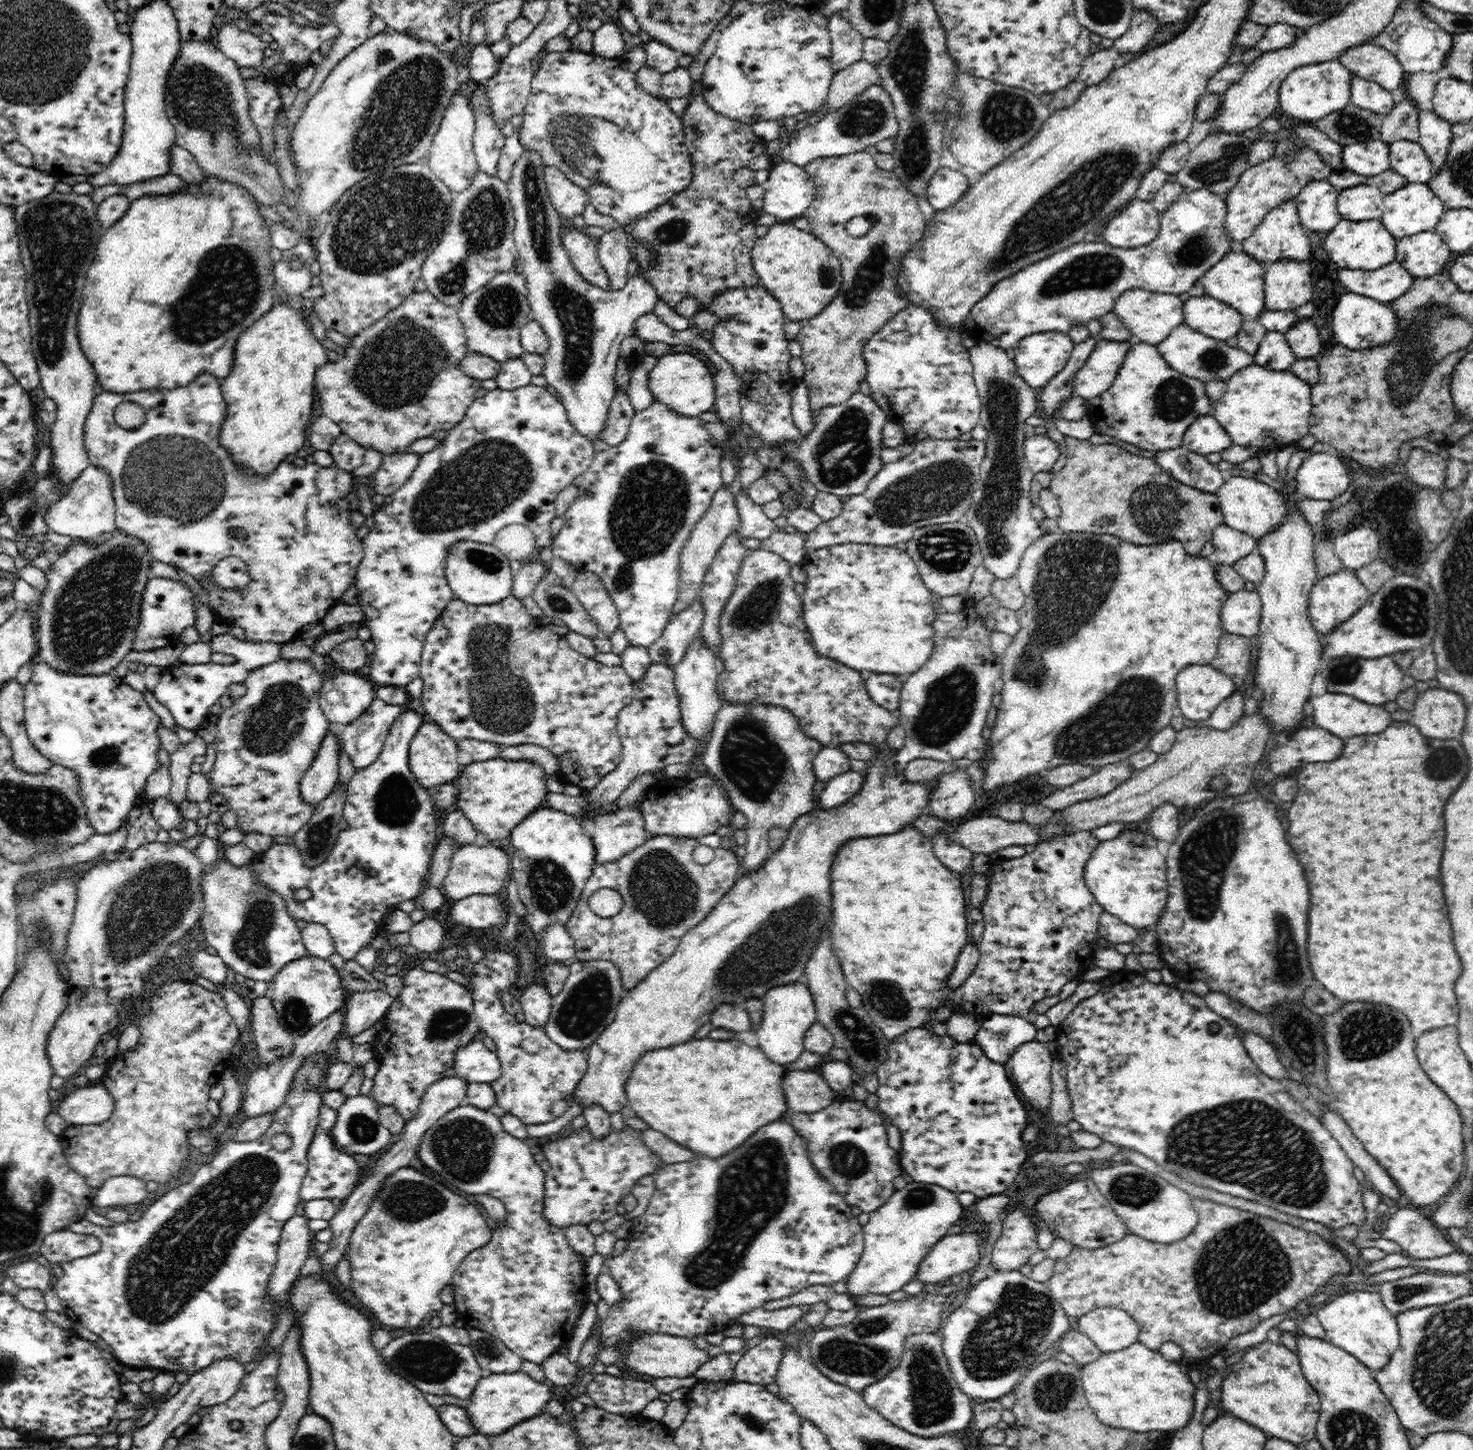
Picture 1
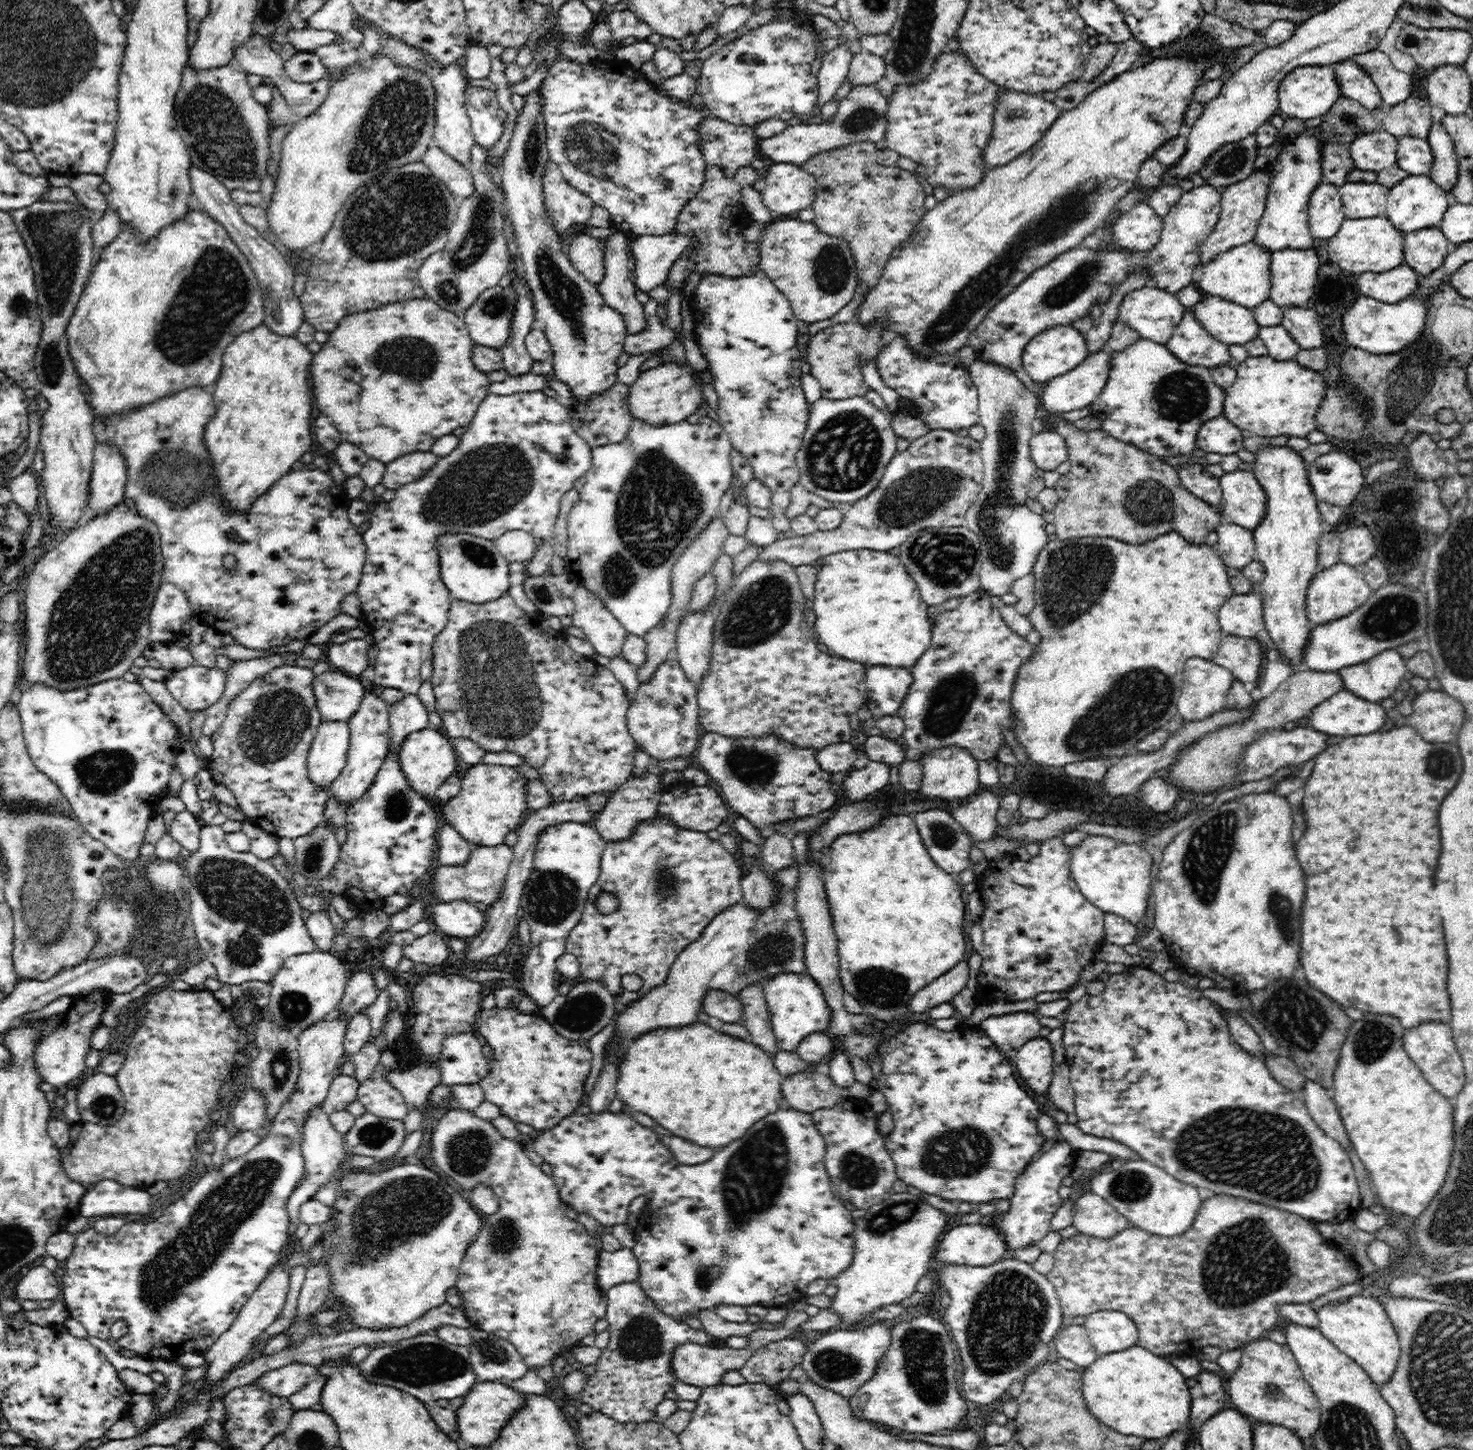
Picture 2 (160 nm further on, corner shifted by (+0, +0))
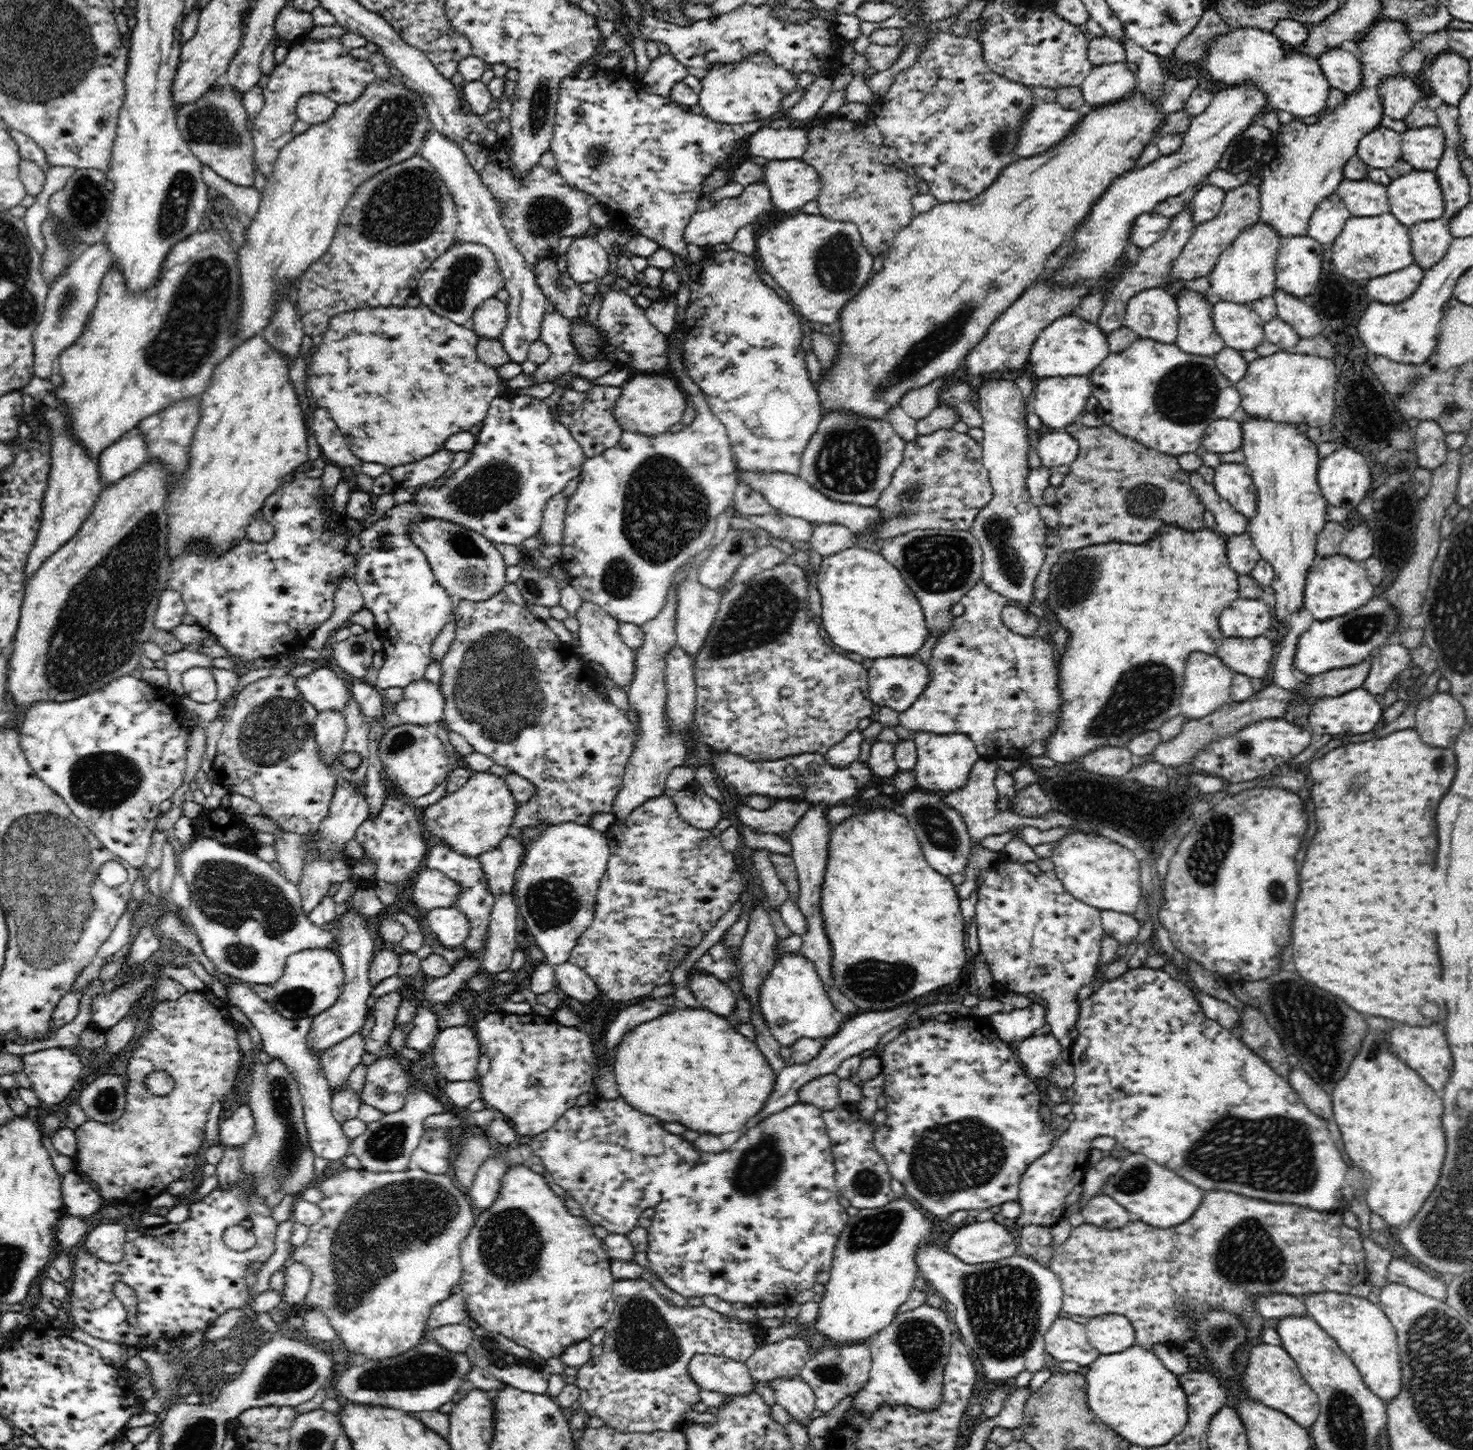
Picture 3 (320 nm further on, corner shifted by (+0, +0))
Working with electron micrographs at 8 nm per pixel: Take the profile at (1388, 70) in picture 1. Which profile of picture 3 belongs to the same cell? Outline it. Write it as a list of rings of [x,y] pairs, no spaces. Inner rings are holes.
[[[1390,76],[1380,86],[1378,92],[1382,97],[1384,114],[1394,120],[1407,118],[1412,106],[1422,98],[1420,89],[1409,76]]]

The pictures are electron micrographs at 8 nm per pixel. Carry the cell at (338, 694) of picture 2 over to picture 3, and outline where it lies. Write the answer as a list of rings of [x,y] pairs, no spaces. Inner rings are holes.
[[[318,667],[307,676],[296,679],[297,689],[306,702],[317,711],[334,710],[343,712],[352,697],[351,685],[337,672],[328,667]]]

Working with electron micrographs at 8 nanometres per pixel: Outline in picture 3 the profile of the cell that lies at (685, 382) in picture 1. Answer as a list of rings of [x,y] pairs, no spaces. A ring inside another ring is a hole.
[[[670,373],[635,374],[622,386],[622,394],[614,404],[614,416],[620,428],[626,432],[642,432],[659,435],[668,432],[671,426],[679,422],[689,406],[693,404],[690,394],[679,387],[679,383]]]

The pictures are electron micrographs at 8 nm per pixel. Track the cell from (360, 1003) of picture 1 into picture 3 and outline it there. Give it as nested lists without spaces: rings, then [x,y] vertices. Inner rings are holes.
[[[359,1031],[321,1052],[321,1070],[333,1092],[345,1088],[352,1069],[362,1063],[361,1056],[365,1052],[365,1046],[366,1041]]]

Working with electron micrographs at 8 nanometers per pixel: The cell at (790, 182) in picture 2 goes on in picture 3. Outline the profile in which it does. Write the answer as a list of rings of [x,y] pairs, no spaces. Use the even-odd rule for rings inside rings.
[[[801,158],[768,161],[764,178],[774,210],[778,211],[792,213],[815,200],[821,190],[818,171]]]

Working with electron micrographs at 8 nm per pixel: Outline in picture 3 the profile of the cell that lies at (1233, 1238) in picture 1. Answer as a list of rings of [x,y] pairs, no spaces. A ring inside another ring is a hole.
[[[1212,1190],[1206,1192],[1202,1204],[1193,1212],[1191,1217],[1184,1224],[1178,1224],[1174,1228],[1162,1230],[1154,1228],[1150,1224],[1140,1221],[1131,1221],[1122,1228],[1116,1230],[1107,1230],[1092,1224],[1082,1224],[1078,1228],[1071,1230],[1070,1237],[1060,1246],[1054,1247],[1054,1256],[1049,1262],[1048,1267],[1052,1272],[1058,1275],[1063,1289],[1063,1312],[1067,1315],[1085,1316],[1088,1318],[1107,1315],[1120,1314],[1125,1316],[1134,1327],[1135,1344],[1142,1348],[1151,1350],[1158,1342],[1165,1345],[1178,1345],[1186,1340],[1193,1338],[1193,1330],[1190,1325],[1198,1323],[1203,1319],[1203,1312],[1208,1309],[1222,1309],[1234,1315],[1238,1315],[1244,1325],[1248,1327],[1246,1339],[1248,1342],[1261,1334],[1266,1318],[1258,1312],[1253,1305],[1253,1300],[1258,1296],[1270,1296],[1272,1294],[1288,1294],[1302,1299],[1312,1294],[1324,1292],[1336,1292],[1339,1294],[1349,1294],[1354,1286],[1362,1283],[1368,1283],[1368,1271],[1365,1266],[1365,1253],[1363,1248],[1363,1236],[1359,1230],[1353,1230],[1343,1224],[1343,1218],[1340,1212],[1317,1211],[1310,1207],[1298,1206],[1298,1204],[1272,1204],[1266,1200],[1252,1200],[1246,1196],[1238,1196],[1234,1192],[1224,1192],[1224,1190]]]

